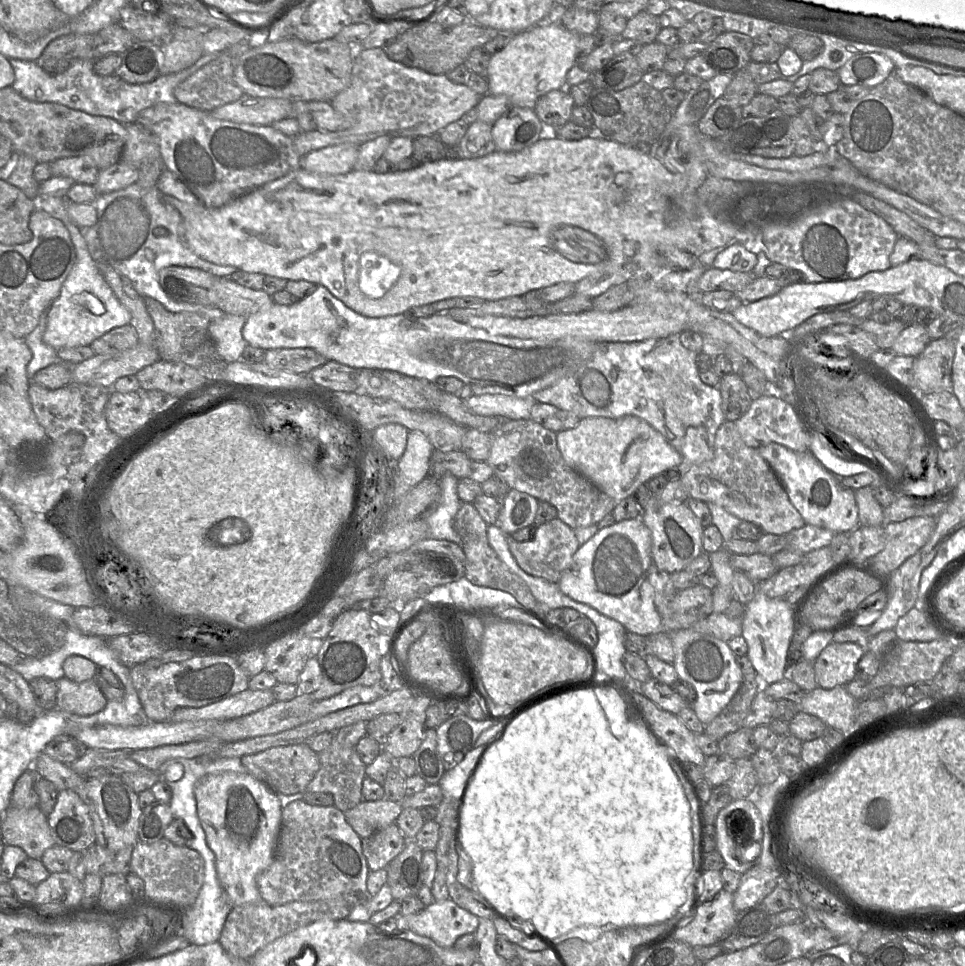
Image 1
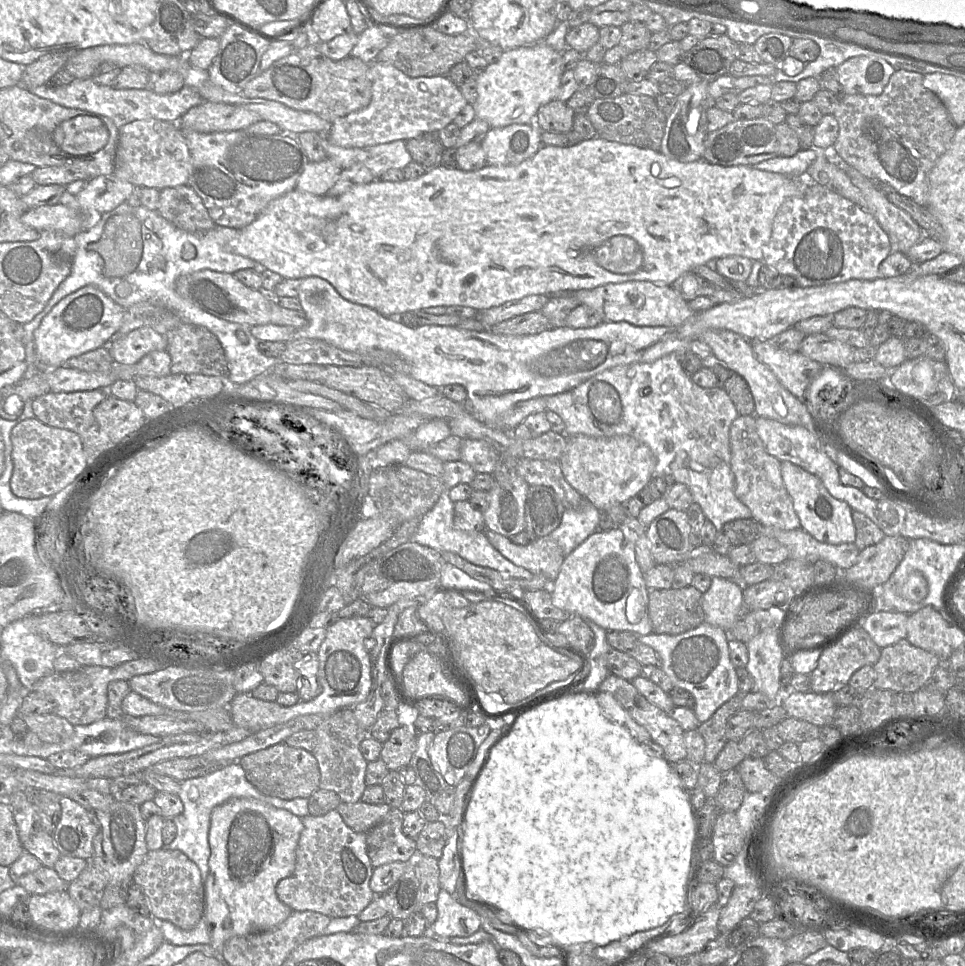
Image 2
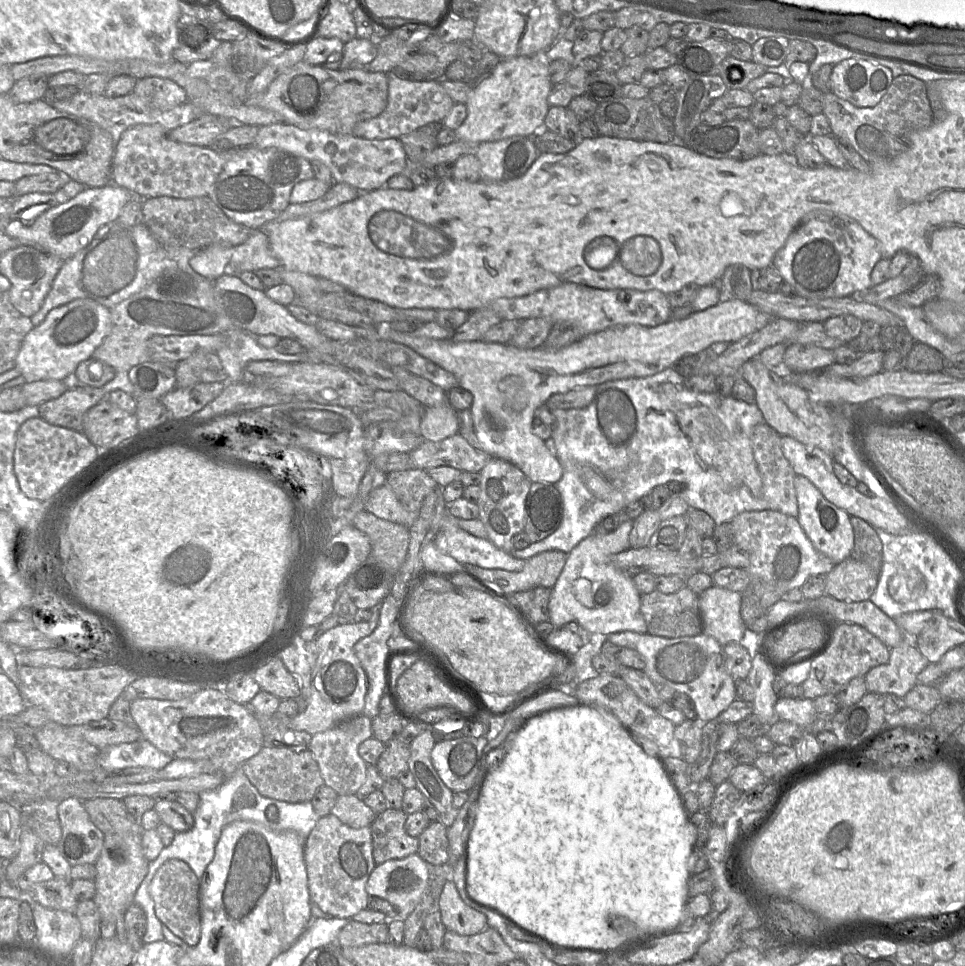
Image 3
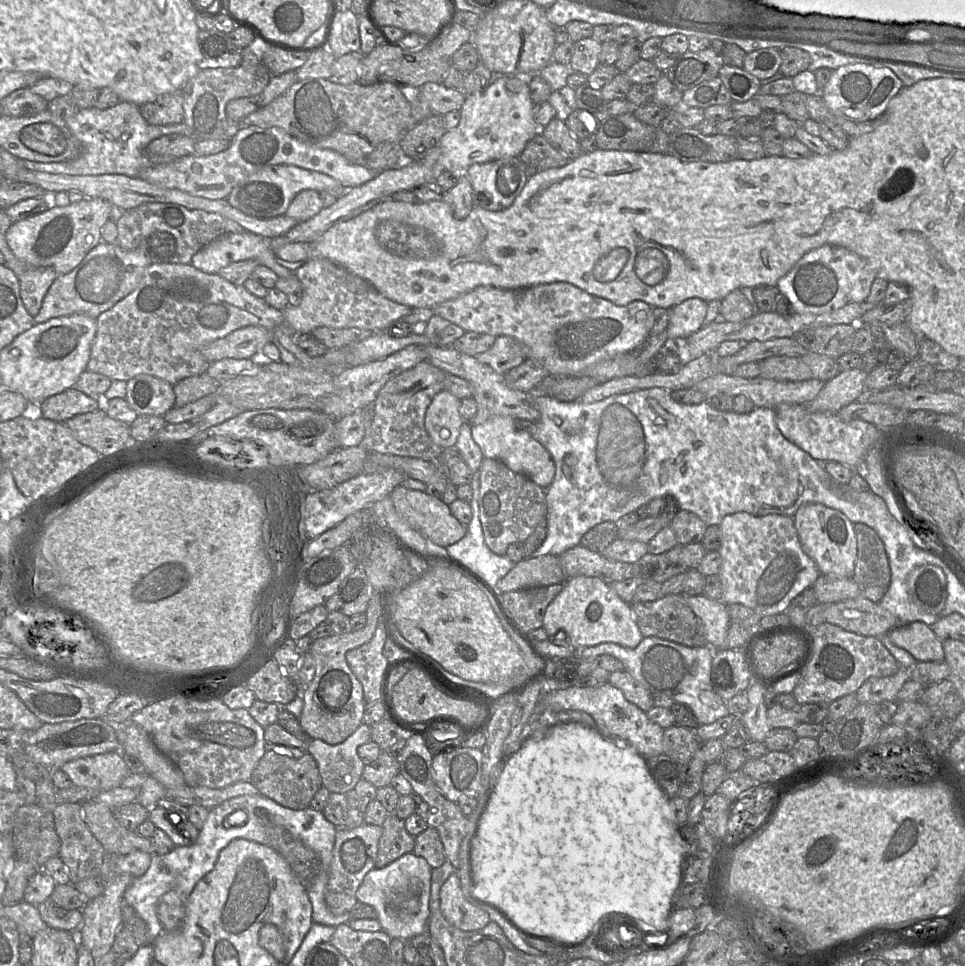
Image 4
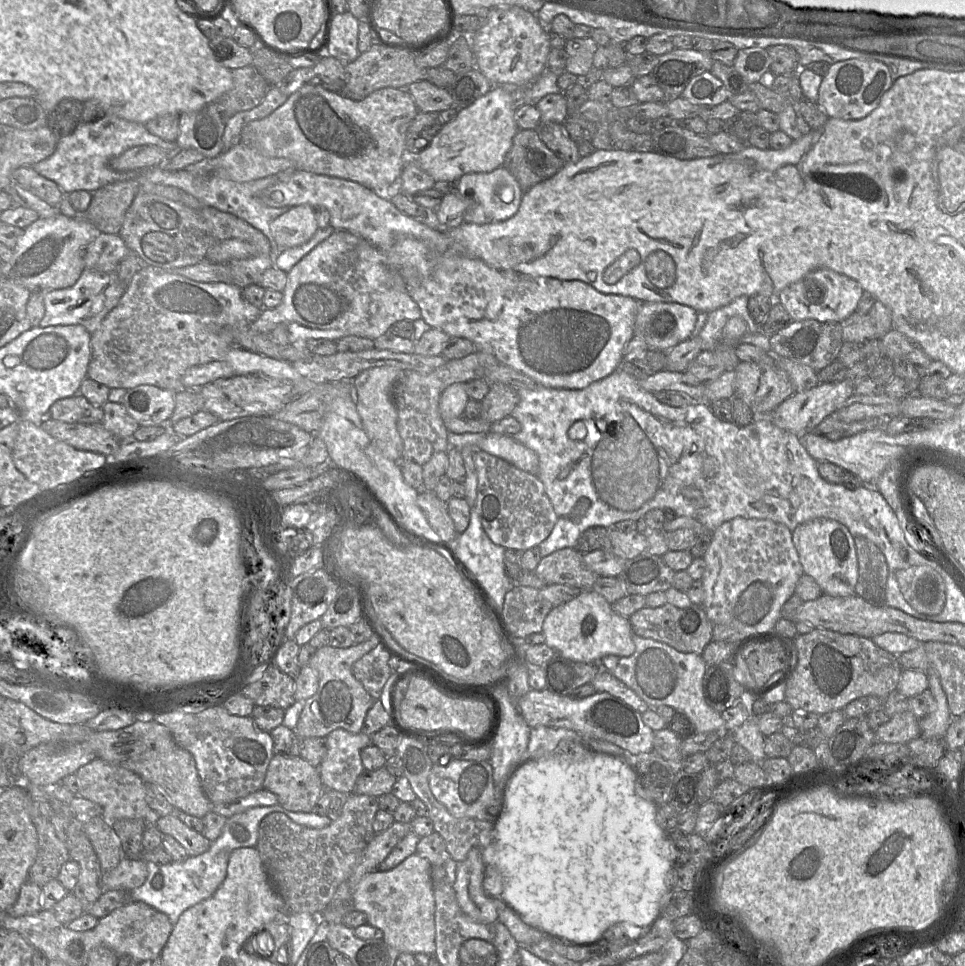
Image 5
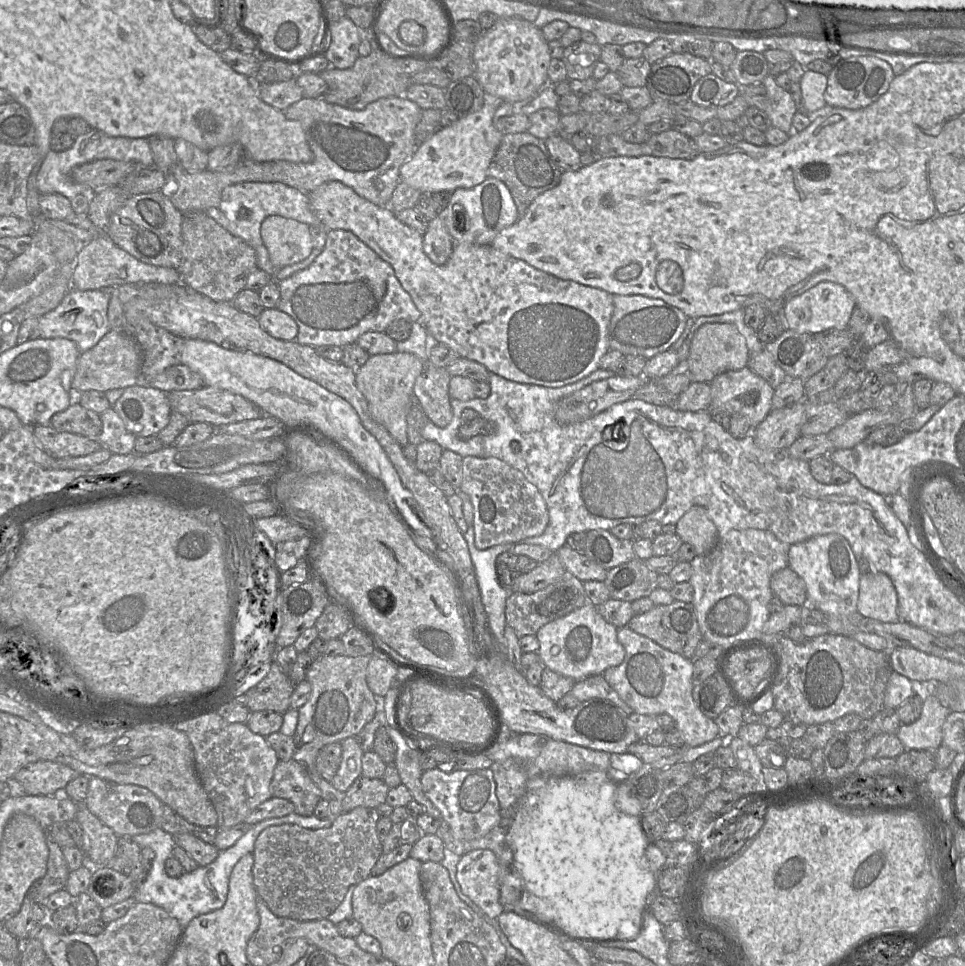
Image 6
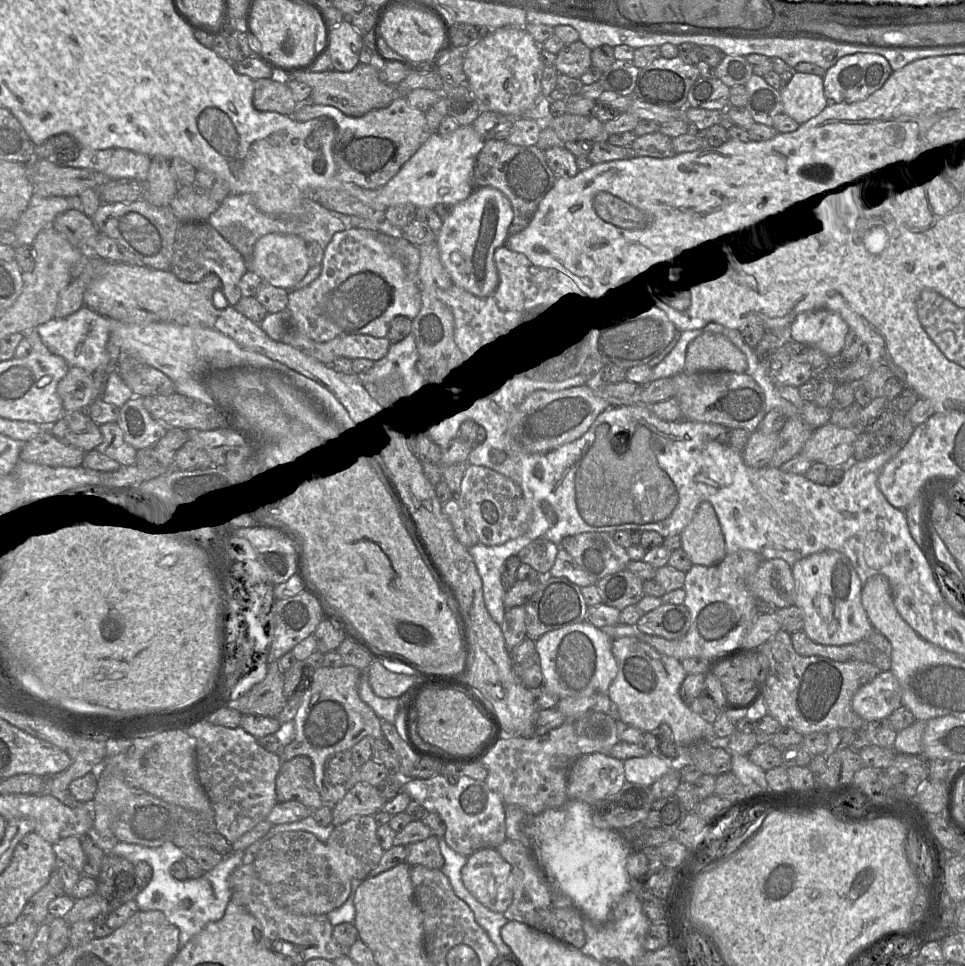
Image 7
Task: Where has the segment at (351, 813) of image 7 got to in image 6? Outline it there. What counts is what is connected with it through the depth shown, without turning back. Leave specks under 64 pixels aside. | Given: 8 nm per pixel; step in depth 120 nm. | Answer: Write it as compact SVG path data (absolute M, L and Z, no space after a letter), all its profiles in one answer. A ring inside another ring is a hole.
M359 776L345 792L342 812L349 812L357 807L377 808L386 802L390 788L382 778Z

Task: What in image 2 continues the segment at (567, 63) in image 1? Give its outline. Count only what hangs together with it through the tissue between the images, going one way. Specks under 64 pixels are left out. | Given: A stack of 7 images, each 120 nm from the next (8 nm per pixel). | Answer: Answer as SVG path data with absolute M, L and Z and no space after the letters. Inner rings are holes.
M545 42L506 49L497 62L488 64L482 73L475 76L478 96L472 105L476 117L488 122L491 128L534 123L538 110L557 97L564 71L563 52L556 51Z

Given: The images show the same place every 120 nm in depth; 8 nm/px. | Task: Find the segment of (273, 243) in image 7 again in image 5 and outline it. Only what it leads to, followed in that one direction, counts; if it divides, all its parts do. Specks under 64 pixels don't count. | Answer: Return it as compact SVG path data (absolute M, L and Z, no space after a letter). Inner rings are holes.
M306 204L293 206L270 223L270 230L280 250L299 246L318 230L316 209Z

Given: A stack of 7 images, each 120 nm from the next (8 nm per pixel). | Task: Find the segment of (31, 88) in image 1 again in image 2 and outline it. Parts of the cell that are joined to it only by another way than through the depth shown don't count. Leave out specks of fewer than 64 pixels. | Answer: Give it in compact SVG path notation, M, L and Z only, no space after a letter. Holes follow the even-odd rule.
M75 78L66 85L47 84L29 91L63 107L82 109L108 117L119 129L136 120L161 120L176 123L190 108L203 102L195 88L186 85L172 94L158 94L148 89L115 89L111 86L99 85L91 78Z

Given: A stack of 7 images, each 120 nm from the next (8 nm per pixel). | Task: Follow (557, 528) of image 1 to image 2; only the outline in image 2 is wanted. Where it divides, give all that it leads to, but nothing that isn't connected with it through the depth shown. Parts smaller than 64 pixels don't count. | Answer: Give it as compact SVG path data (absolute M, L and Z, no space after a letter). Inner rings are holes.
M486 529L484 531L491 545L513 564L555 581L565 555L558 543L549 535L537 538L528 545L518 545L509 537Z

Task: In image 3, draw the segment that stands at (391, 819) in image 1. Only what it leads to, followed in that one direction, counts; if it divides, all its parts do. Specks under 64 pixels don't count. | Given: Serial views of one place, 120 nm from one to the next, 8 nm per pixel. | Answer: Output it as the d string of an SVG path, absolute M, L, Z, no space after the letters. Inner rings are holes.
M340 795L331 813L352 828L370 826L376 814L356 795Z

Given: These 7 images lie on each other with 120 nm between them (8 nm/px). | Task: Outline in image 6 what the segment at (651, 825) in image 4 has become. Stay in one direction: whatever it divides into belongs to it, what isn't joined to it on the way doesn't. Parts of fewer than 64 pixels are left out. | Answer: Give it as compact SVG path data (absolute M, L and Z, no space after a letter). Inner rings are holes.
M589 771L575 776L548 777L546 780L527 780L527 791L515 807L515 818L507 831L507 843L513 853L514 870L523 881L523 891L513 911L528 915L540 923L561 929L577 938L594 941L618 941L635 939L641 931L643 915L648 910L651 896L656 892L657 874L640 865L646 847L650 844L641 826L641 817L619 811L615 805L616 780L605 771Z

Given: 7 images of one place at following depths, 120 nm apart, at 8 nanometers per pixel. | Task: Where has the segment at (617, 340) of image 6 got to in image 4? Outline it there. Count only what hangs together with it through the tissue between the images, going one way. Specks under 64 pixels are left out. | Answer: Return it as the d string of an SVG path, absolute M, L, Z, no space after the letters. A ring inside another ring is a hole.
M689 298L670 308L668 340L680 342L704 326L707 306L700 298Z

